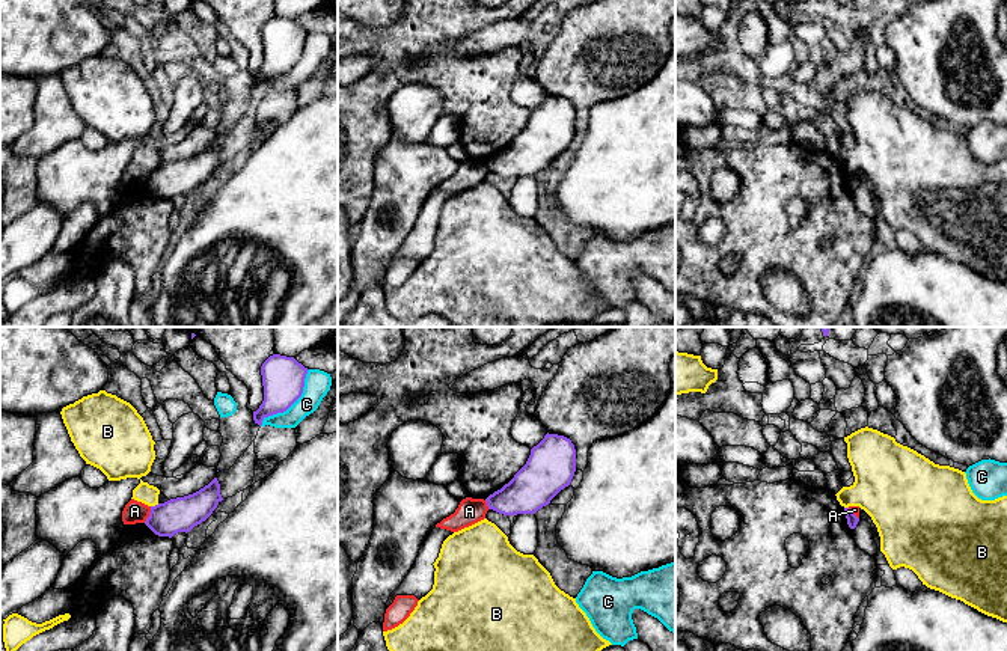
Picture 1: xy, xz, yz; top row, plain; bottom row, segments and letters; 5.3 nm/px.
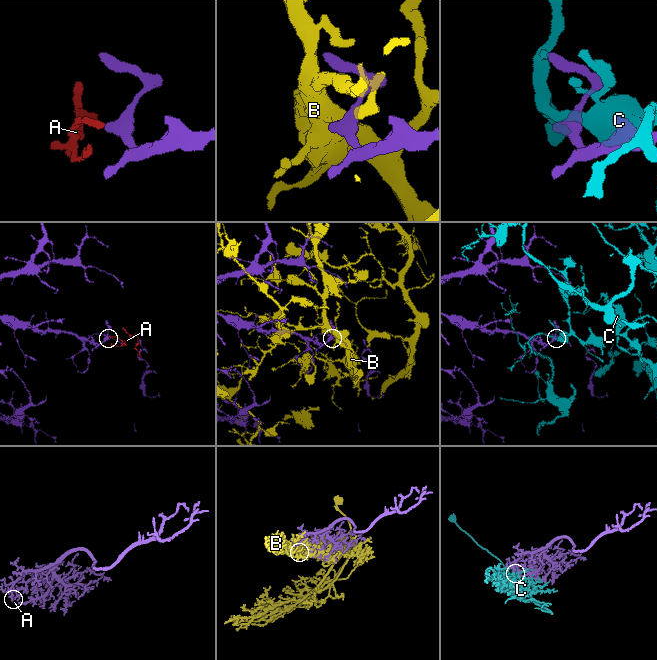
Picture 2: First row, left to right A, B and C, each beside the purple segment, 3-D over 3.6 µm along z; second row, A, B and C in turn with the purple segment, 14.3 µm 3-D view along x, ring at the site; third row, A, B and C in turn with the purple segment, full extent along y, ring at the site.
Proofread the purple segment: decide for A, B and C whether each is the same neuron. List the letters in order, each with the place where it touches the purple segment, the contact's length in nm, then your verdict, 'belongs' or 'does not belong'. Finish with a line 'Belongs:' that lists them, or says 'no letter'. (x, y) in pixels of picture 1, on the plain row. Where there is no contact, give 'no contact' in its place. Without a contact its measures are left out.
A: xy (149, 177) | 100 nm | does not belong
B: xy (156, 168) | 50 nm | does not belong
C: xy (291, 67) | 400 nm | does not belong
Belongs: no letter

